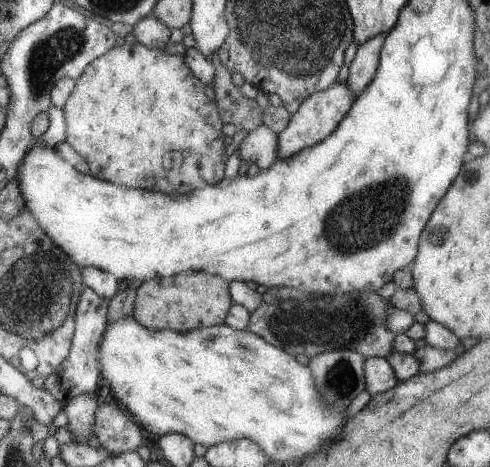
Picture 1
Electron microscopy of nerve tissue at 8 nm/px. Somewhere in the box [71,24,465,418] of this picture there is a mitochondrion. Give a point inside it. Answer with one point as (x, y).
(364, 218)

